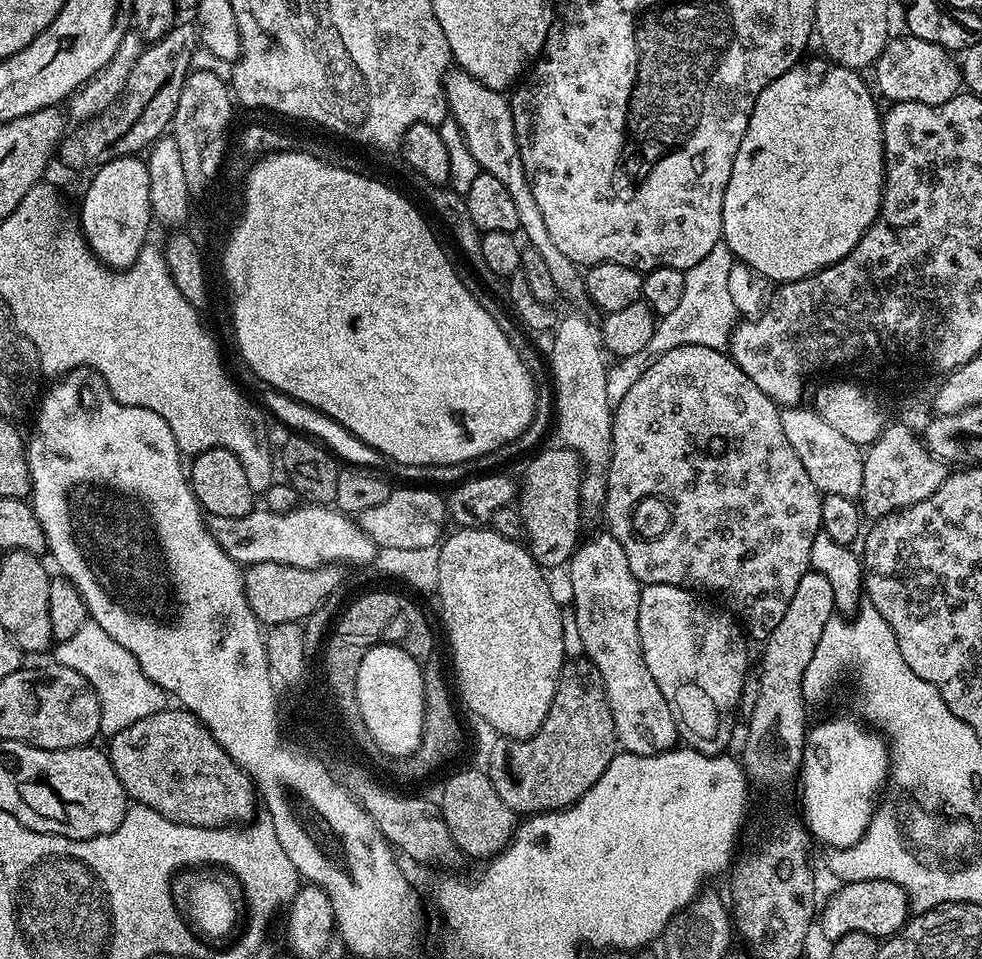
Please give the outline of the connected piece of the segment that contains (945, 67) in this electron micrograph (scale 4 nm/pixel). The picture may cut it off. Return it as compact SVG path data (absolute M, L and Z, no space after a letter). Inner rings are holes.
M907 34L901 40L889 39L888 45L882 50L874 65L876 72L875 87L880 87L879 95L885 96L888 102L922 102L923 104L941 104L958 95L962 88L962 77L953 53L942 46L934 46L934 42L922 42L922 38L914 38Z

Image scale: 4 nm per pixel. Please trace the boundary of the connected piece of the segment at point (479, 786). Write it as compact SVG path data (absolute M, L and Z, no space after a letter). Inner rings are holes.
M468 768L465 772L456 772L444 784L438 797L441 819L444 820L452 843L461 853L473 856L479 862L499 854L512 840L512 834L518 827L517 813L513 812L502 798L498 798L498 790L490 782L487 771Z

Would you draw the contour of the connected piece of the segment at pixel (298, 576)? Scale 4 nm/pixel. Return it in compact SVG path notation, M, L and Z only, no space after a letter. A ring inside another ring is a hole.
M264 561L261 564L249 564L244 572L244 590L248 593L248 604L252 615L261 625L295 624L307 621L324 600L340 584L339 567L323 566L319 568L295 568L292 565L276 564Z

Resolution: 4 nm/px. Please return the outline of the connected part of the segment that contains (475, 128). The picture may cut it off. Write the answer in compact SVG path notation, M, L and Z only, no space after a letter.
M463 70L449 71L444 78L444 97L448 103L451 119L463 134L464 141L474 160L478 162L481 171L494 174L496 178L510 193L510 198L517 207L520 232L526 236L527 245L536 249L538 254L545 259L549 273L553 275L553 281L557 291L572 300L584 296L583 277L577 268L570 262L558 246L550 239L546 230L546 222L543 221L542 210L535 201L534 192L530 188L526 178L525 166L522 165L521 154L517 146L517 138L514 134L514 122L512 121L512 106L509 97L503 91L487 88L480 80L475 80L469 72Z

